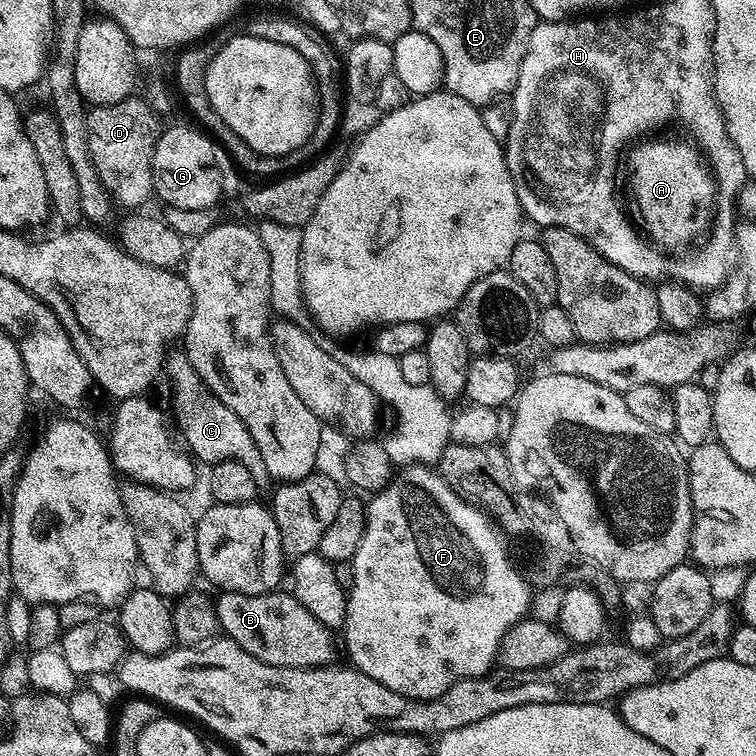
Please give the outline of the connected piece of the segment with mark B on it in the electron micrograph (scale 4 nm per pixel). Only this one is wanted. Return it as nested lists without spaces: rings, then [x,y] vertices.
[[[277,590],[253,596],[221,591],[215,601],[221,633],[242,646],[246,654],[258,658],[258,662],[283,668],[323,668],[335,661],[332,660],[336,656],[333,629],[318,622],[291,591]]]

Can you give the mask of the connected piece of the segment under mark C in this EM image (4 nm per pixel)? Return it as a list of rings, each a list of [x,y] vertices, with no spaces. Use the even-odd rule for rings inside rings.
[[[173,351],[167,357],[166,376],[167,372],[172,379],[172,416],[184,435],[183,447],[198,460],[200,456],[201,465],[204,463],[205,466],[211,466],[223,460],[239,462],[254,478],[257,490],[264,490],[270,484],[266,462],[258,451],[258,446],[254,446],[254,438],[250,438],[250,430],[246,430],[242,418],[238,418],[238,414],[234,414],[234,410],[226,406],[226,402],[215,396],[206,386],[206,382],[202,382],[202,378],[198,378],[198,372],[194,370],[194,366],[190,366],[183,351]]]

